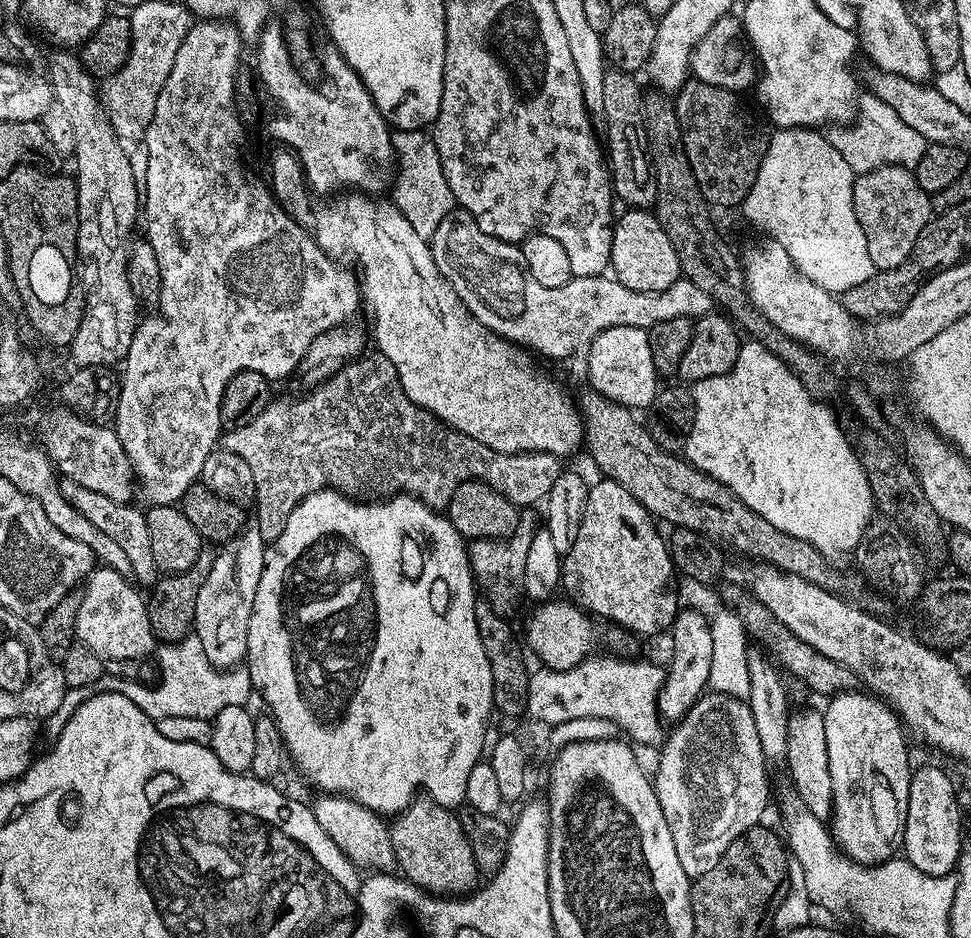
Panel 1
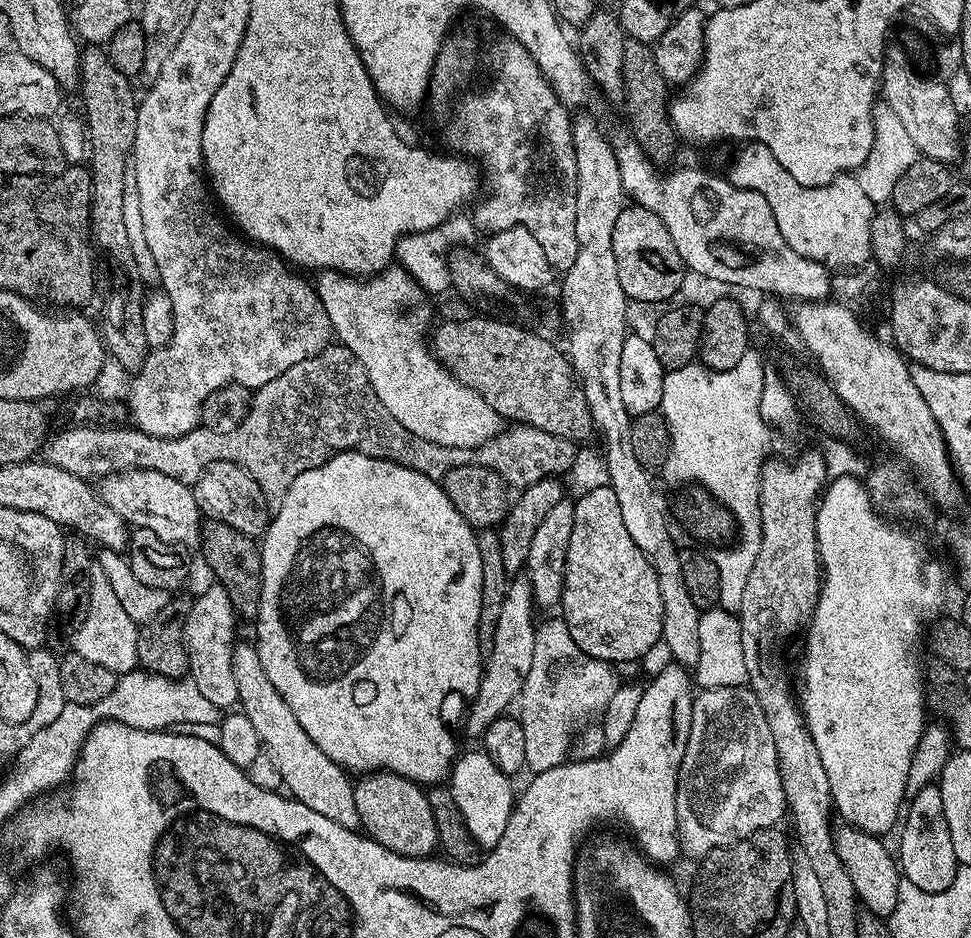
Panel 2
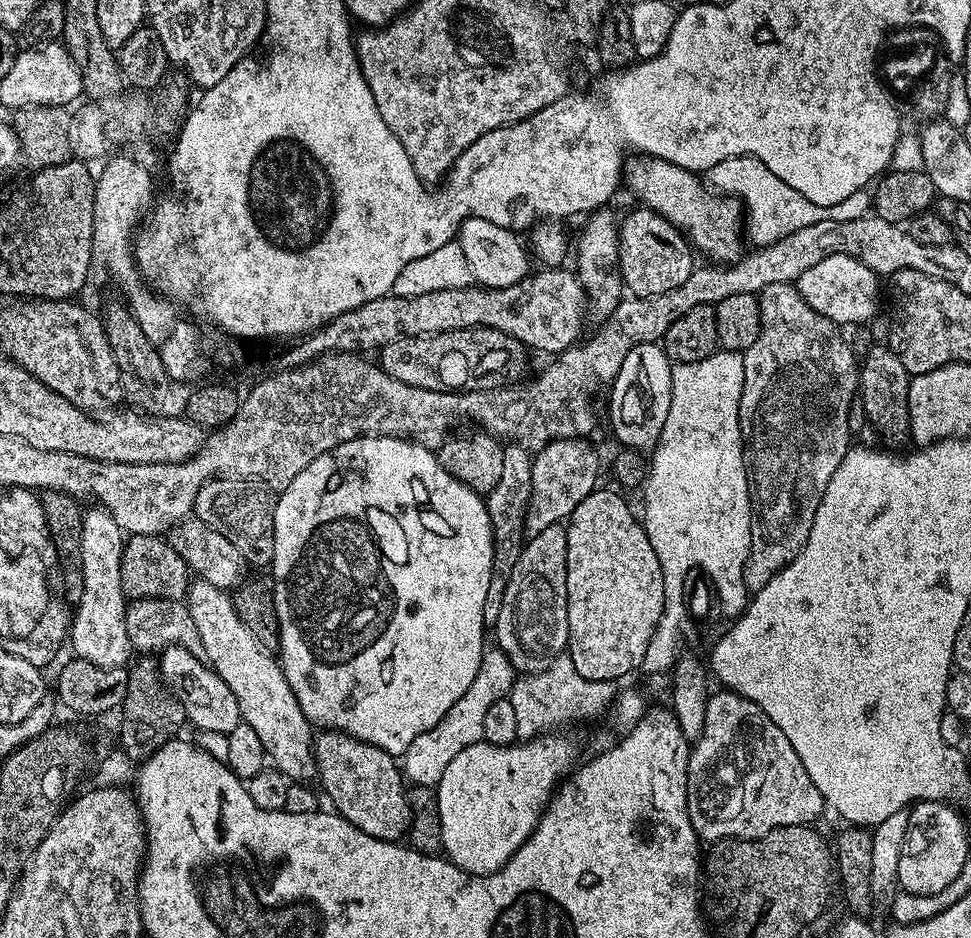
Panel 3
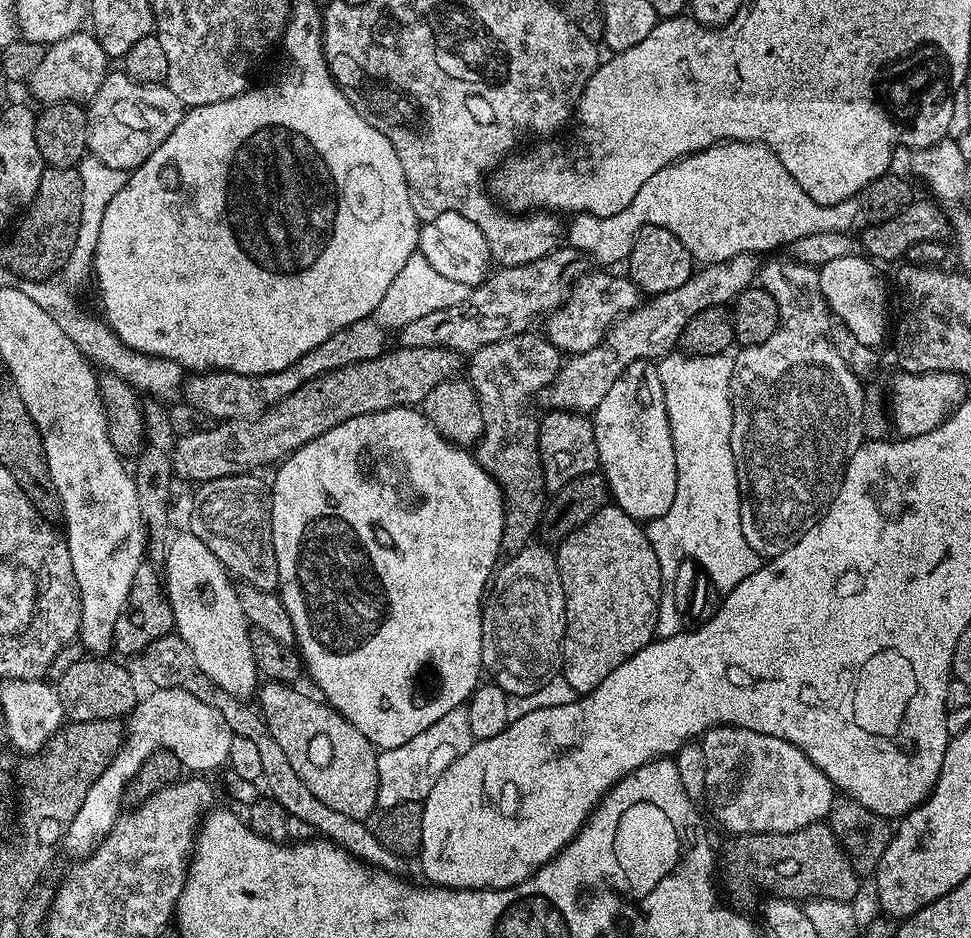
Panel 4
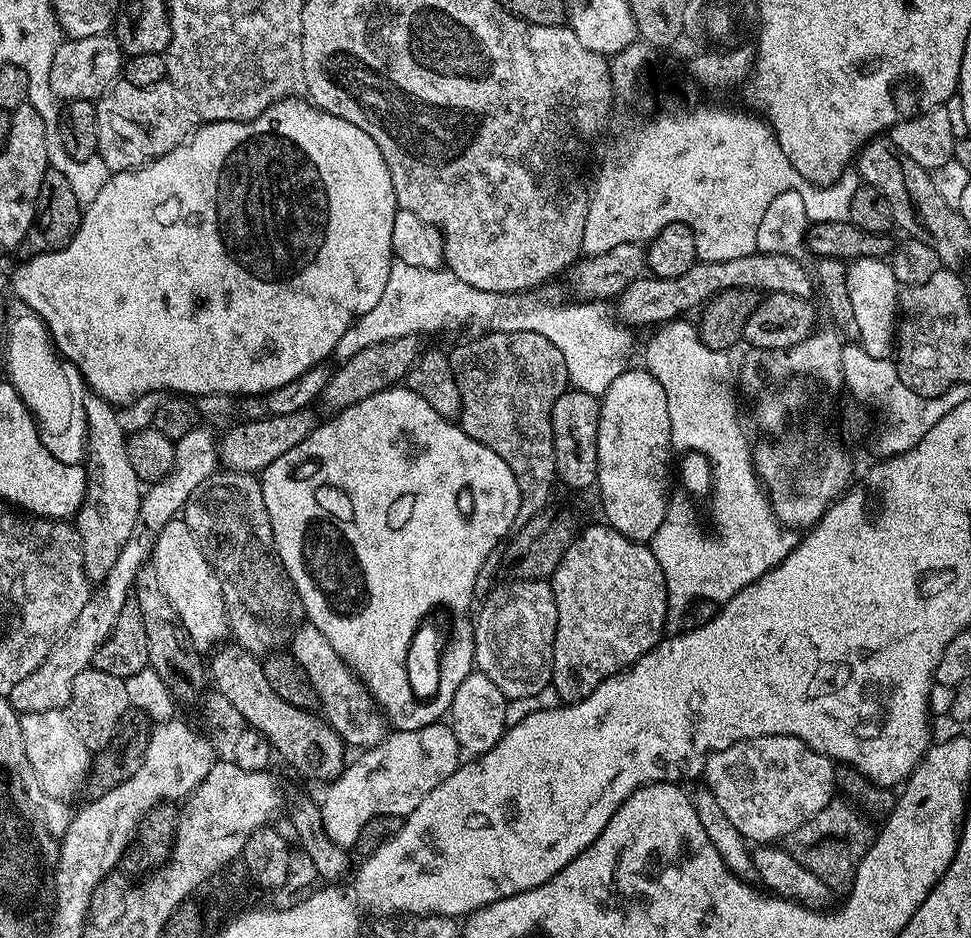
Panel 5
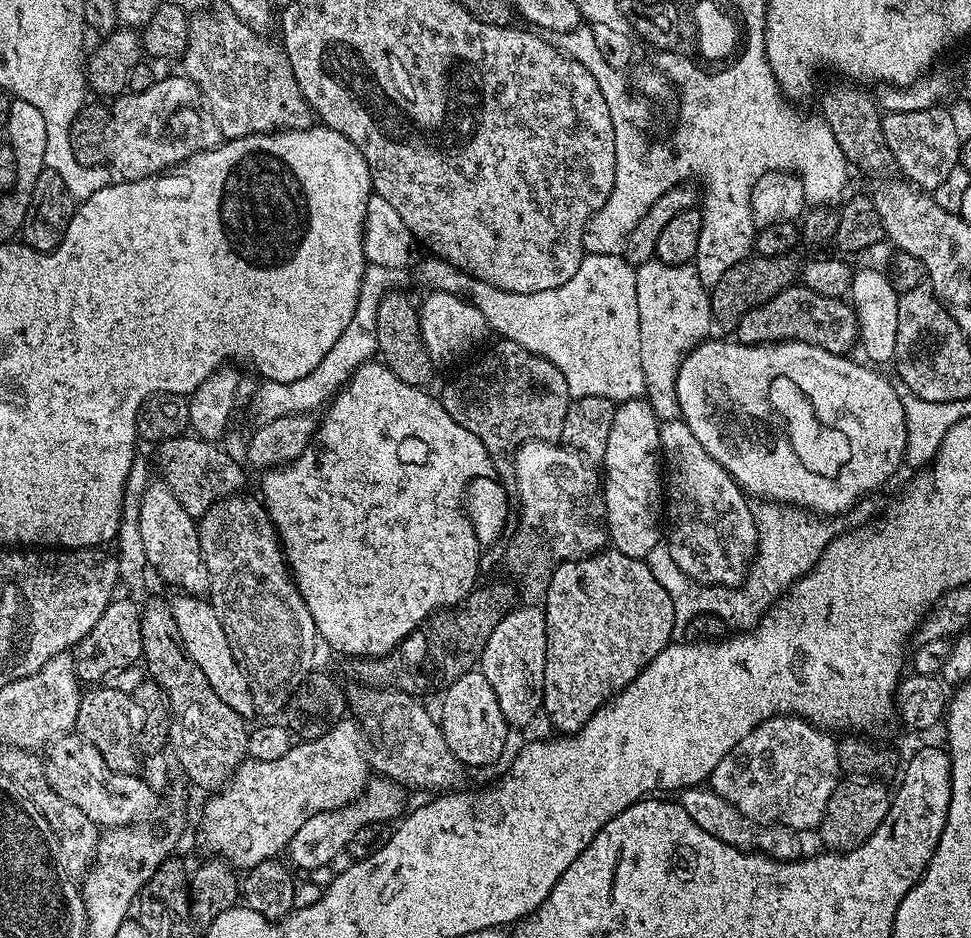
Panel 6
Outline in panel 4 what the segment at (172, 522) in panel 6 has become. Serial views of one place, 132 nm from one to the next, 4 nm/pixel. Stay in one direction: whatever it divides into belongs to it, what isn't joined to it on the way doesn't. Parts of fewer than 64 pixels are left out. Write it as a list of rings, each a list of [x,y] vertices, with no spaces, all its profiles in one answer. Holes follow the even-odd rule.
[[[184,530],[173,540],[171,537],[167,541],[162,561],[162,579],[172,607],[175,635],[180,636],[182,642],[186,642],[190,654],[194,654],[194,662],[201,676],[205,676],[216,687],[226,690],[226,694],[230,694],[235,700],[251,701],[258,692],[258,673],[254,654],[250,650],[250,625],[242,610],[240,593],[235,587],[232,589],[233,581],[220,559],[213,554],[210,546],[206,546],[206,542],[202,542],[202,538],[198,538],[190,530]]]

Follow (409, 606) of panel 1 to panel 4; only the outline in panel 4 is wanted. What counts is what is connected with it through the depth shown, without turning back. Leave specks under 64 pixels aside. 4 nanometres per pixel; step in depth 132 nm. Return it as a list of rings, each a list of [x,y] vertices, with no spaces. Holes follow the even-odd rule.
[[[412,406],[387,408],[381,412],[350,418],[284,457],[275,472],[276,481],[271,481],[270,495],[272,545],[280,579],[278,595],[286,606],[286,614],[290,614],[290,622],[294,622],[295,647],[302,657],[303,671],[316,683],[315,691],[326,703],[338,714],[342,714],[346,722],[358,726],[358,730],[366,734],[366,738],[374,747],[383,750],[403,746],[404,743],[410,742],[410,738],[422,734],[422,730],[434,726],[434,722],[438,722],[442,714],[450,714],[450,710],[467,705],[468,699],[481,683],[484,613],[482,601],[502,556],[500,535],[504,525],[504,491],[500,489],[499,482],[476,461],[475,455],[467,447],[457,446],[447,440],[425,418],[423,411]],[[428,663],[432,663],[440,685],[433,696],[424,697],[416,693],[416,679]]]

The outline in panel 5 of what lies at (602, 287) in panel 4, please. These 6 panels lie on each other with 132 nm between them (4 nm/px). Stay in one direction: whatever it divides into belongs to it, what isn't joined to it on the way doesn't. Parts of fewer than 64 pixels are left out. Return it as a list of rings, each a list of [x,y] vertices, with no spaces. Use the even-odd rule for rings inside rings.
[[[754,251],[746,254],[746,258],[730,258],[730,262],[705,264],[698,262],[686,270],[686,274],[678,274],[678,278],[658,278],[645,274],[640,279],[626,286],[626,290],[614,304],[614,315],[621,324],[629,329],[651,326],[663,326],[669,320],[677,320],[688,314],[688,311],[699,309],[717,296],[722,290],[735,288],[752,288],[755,292],[767,294],[781,292],[794,294],[798,298],[808,300],[814,292],[814,276],[804,269],[805,265],[777,252]]]

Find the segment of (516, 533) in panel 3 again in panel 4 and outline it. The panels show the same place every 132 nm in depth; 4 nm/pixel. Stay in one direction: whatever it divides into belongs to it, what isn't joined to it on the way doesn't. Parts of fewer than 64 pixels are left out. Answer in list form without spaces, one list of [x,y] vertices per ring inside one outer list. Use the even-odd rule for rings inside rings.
[[[536,330],[519,332],[510,338],[490,342],[471,353],[466,360],[466,372],[468,368],[466,379],[478,394],[484,423],[484,433],[475,445],[474,455],[476,461],[499,482],[500,489],[504,491],[504,525],[500,535],[500,551],[505,557],[517,556],[526,545],[533,543],[540,527],[540,520],[544,517],[546,489],[540,447],[538,446],[540,426],[537,417],[535,415],[532,417],[528,403],[531,402],[535,392],[543,393],[548,385],[554,382],[561,367],[562,354],[548,341],[547,336]]]

